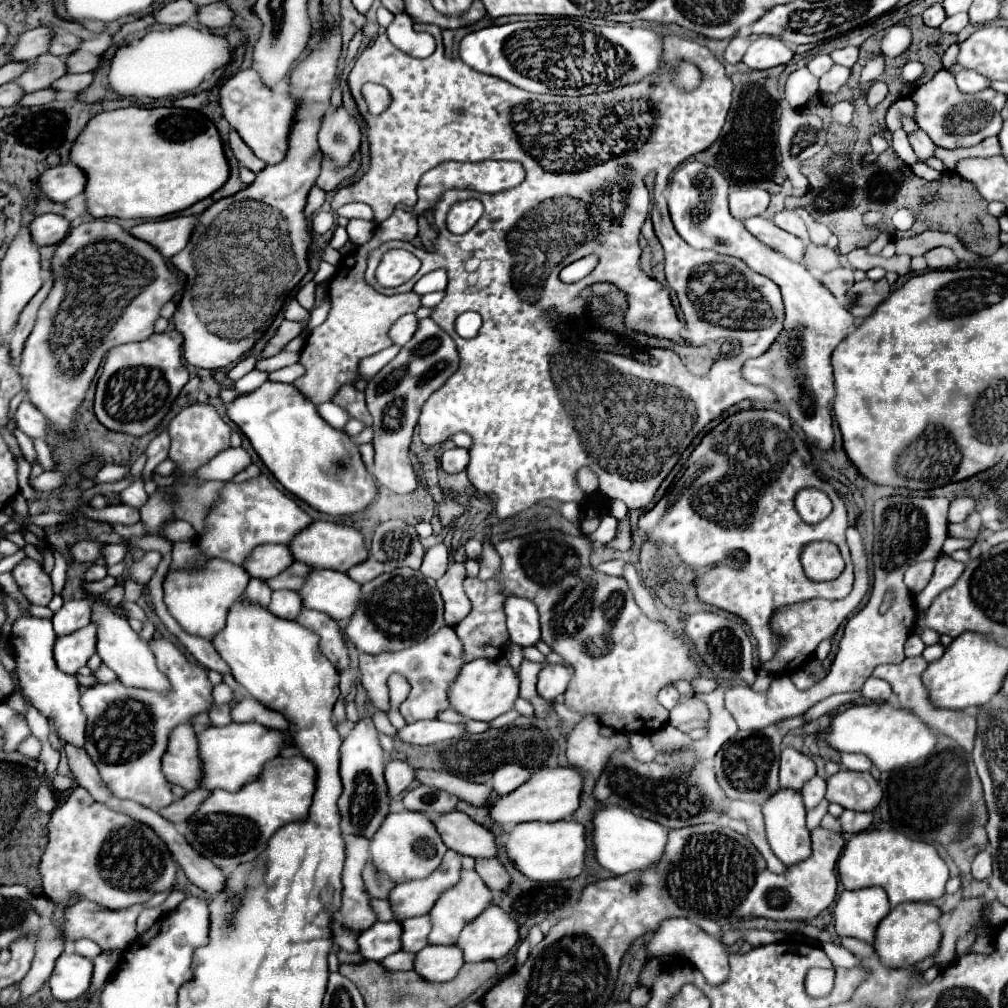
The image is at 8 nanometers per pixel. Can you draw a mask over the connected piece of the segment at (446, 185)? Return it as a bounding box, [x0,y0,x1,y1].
[419,161,525,213]

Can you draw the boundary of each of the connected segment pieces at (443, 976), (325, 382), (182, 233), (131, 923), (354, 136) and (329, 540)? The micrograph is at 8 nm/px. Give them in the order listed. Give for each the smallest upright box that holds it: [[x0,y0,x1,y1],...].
[[413,945,463,983],[293,209,419,405],[131,215,197,259],[61,901,145,949],[319,107,361,169],[289,521,369,571]]

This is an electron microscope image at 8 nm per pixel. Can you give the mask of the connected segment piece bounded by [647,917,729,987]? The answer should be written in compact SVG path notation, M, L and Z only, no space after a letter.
M673 917L673 919L663 919L659 923L659 929L653 933L653 937L647 943L647 959L657 959L665 955L681 955L689 963L693 963L705 977L709 985L723 985L729 977L729 963L727 963L727 953L725 945L717 939L701 931L693 921L685 917Z

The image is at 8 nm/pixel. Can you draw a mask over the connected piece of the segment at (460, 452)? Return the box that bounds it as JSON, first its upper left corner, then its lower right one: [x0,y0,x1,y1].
[441,447,469,473]

